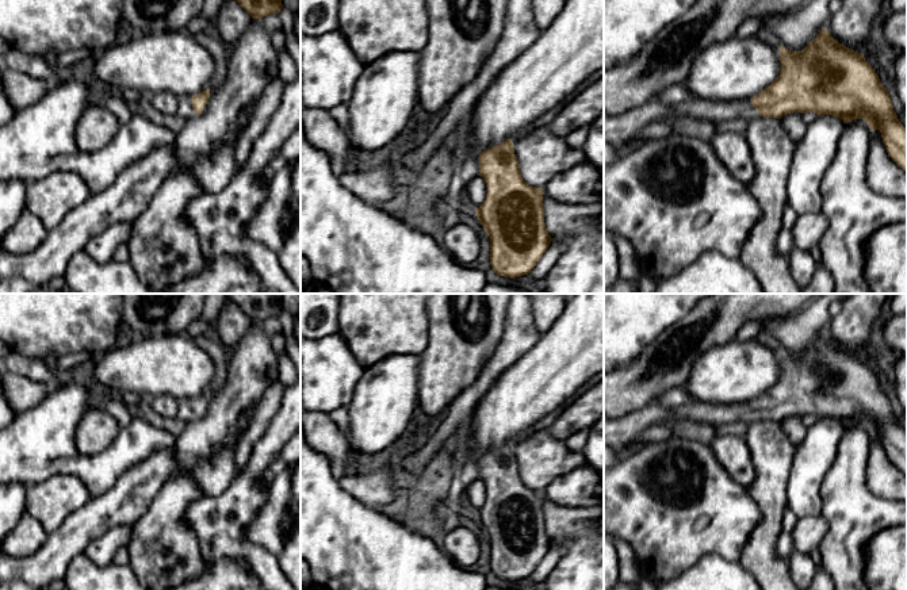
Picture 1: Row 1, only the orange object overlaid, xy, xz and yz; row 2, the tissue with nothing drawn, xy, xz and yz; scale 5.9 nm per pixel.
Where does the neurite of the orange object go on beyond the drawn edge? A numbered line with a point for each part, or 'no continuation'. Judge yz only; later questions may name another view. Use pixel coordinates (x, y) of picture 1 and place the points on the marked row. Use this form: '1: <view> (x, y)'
1: yz (716, 111)

